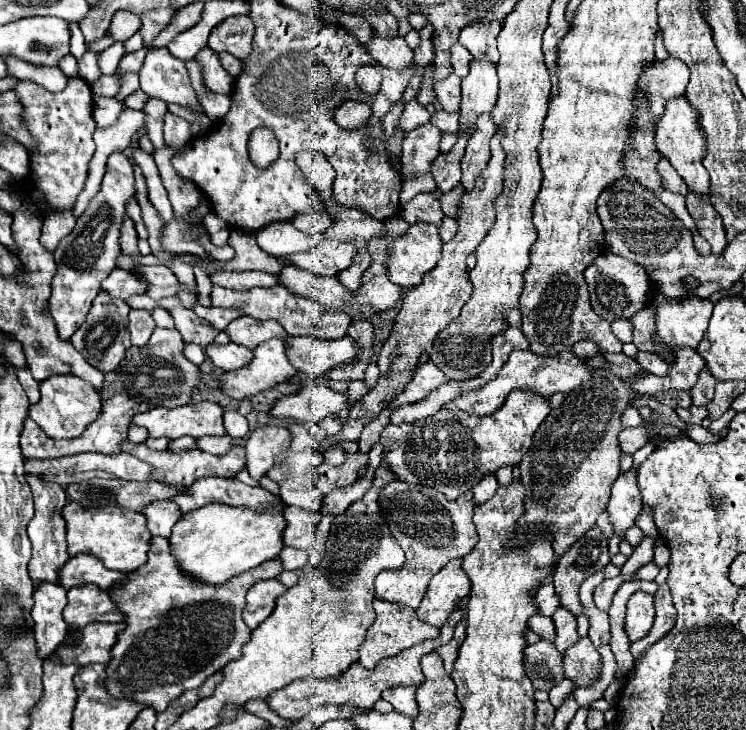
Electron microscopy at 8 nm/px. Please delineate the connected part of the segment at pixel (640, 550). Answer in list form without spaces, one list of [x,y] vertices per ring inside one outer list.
[[[645,536],[643,542],[633,550],[633,554],[623,564],[621,574],[623,576],[629,576],[629,574],[637,572],[641,566],[645,566],[647,562],[651,562],[653,560],[653,552],[655,552],[655,542],[657,542],[655,536]]]

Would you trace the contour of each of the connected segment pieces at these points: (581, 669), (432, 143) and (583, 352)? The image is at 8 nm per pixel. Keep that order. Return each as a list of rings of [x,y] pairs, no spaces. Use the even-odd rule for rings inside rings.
[[[581,637],[575,646],[563,654],[565,678],[575,686],[591,686],[601,674],[601,654],[589,637]]]
[[[423,124],[407,132],[403,140],[401,174],[403,176],[427,174],[435,158],[441,154],[439,140],[441,140],[441,130],[437,130],[433,124]]]
[[[582,340],[572,346],[574,354],[580,358],[596,356],[598,348],[598,345],[590,340]]]

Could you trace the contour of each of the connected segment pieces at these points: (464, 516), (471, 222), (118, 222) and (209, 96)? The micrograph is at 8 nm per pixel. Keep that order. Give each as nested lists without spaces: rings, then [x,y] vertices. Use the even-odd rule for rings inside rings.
[[[393,480],[379,494],[379,506],[383,510],[385,522],[389,524],[393,536],[403,548],[407,560],[403,568],[395,572],[381,572],[375,578],[375,598],[405,604],[417,608],[427,592],[429,580],[453,558],[463,558],[469,554],[479,536],[473,524],[473,500],[471,494],[461,494],[457,500],[449,502],[443,494],[429,490],[421,484],[409,484]]]
[[[497,130],[495,136],[491,138],[491,160],[489,164],[481,170],[481,174],[475,180],[475,186],[471,190],[467,190],[461,198],[459,210],[457,210],[457,234],[443,244],[443,252],[441,252],[441,260],[437,262],[437,266],[425,274],[423,282],[419,286],[413,286],[405,292],[403,304],[399,308],[399,314],[393,322],[391,334],[387,338],[387,342],[383,344],[379,358],[377,358],[377,366],[381,372],[387,372],[391,368],[395,370],[413,370],[419,362],[419,356],[423,350],[431,350],[431,344],[437,336],[437,332],[441,332],[449,322],[453,322],[461,308],[465,306],[465,302],[471,296],[471,282],[467,280],[465,272],[465,258],[475,252],[475,248],[479,246],[479,242],[485,238],[485,234],[489,232],[489,228],[495,222],[495,206],[493,202],[501,196],[503,192],[503,184],[505,184],[505,152],[501,148],[501,140],[503,140],[503,130]]]
[[[113,152],[107,158],[107,172],[103,176],[101,190],[91,198],[87,210],[77,218],[73,232],[65,236],[53,252],[57,274],[51,282],[49,308],[53,310],[53,320],[59,338],[63,340],[69,340],[77,330],[77,326],[81,326],[93,298],[101,288],[101,282],[117,266],[117,258],[121,254],[121,246],[119,246],[121,226],[127,216],[127,202],[131,198],[135,198],[133,164],[123,152]]]
[[[187,62],[187,70],[189,70],[189,76],[191,76],[191,84],[197,92],[197,98],[203,106],[203,110],[208,118],[215,122],[220,120],[229,111],[231,106],[231,98],[227,95],[215,94],[211,92],[205,82],[203,82],[203,76],[201,76],[201,66],[199,62]]]

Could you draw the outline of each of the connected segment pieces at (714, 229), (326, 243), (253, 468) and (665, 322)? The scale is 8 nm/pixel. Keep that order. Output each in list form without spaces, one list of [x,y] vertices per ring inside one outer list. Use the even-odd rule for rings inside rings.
[[[693,190],[687,192],[687,210],[697,224],[699,234],[711,244],[713,254],[721,254],[727,246],[725,240],[725,228],[721,222],[721,216],[715,212],[715,208],[709,202],[709,196],[695,194]]]
[[[323,238],[313,250],[301,252],[301,254],[291,254],[291,256],[279,256],[287,260],[287,264],[303,266],[305,270],[311,270],[321,276],[335,276],[343,268],[349,266],[351,256],[357,248],[349,242],[343,240],[329,240]]]
[[[261,426],[257,428],[245,448],[247,448],[247,472],[251,478],[261,480],[275,466],[279,454],[287,452],[293,434],[285,426]]]
[[[651,284],[647,306],[655,310],[657,334],[673,348],[695,348],[711,320],[711,300],[703,300],[699,296],[691,296],[689,300],[667,300],[661,296],[663,294],[657,284]]]

